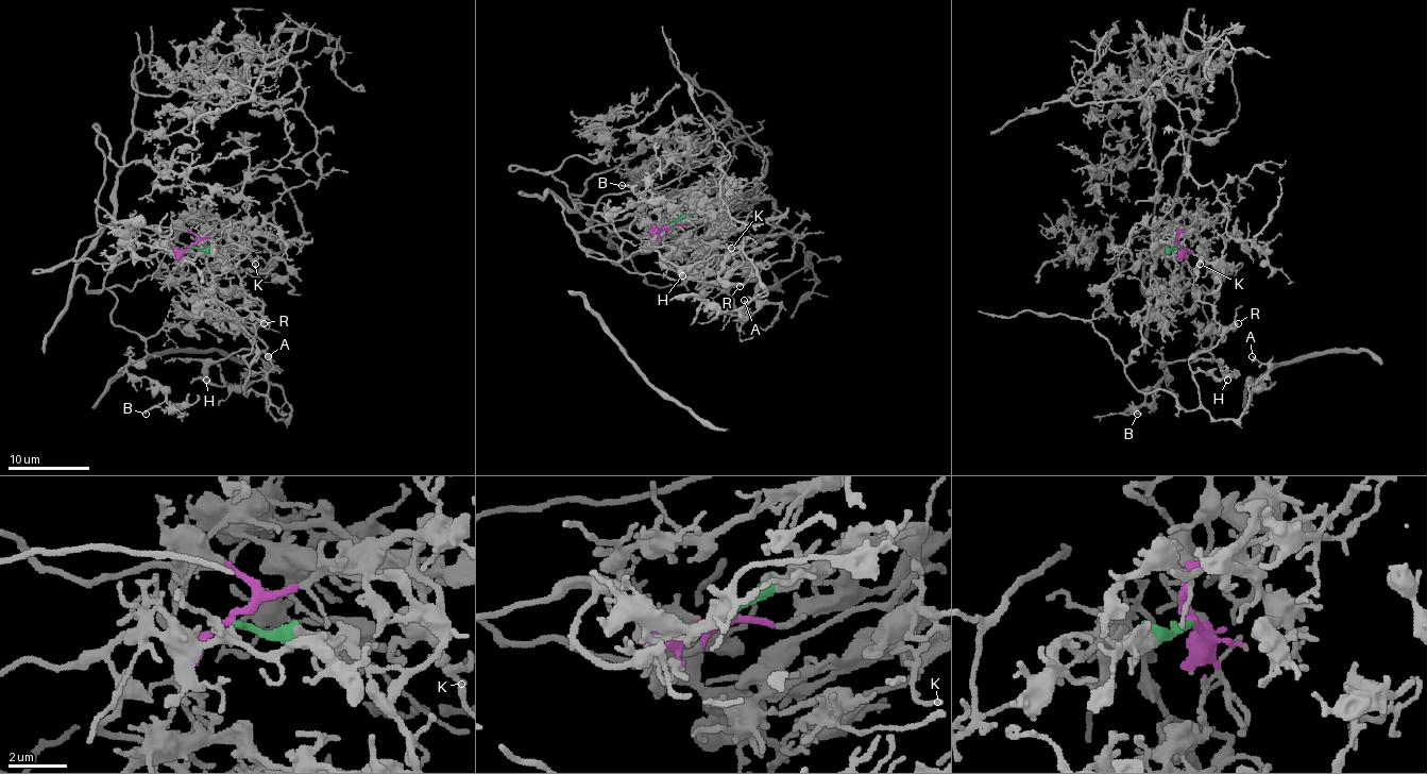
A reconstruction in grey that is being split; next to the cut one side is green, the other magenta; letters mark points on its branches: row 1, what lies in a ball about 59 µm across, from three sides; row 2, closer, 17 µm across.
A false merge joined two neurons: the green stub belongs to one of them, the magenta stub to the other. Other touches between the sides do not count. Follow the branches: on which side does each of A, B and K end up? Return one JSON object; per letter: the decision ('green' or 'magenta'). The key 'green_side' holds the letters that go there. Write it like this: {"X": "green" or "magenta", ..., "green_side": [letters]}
{"A": "green", "B": "magenta", "K": "magenta", "green_side": ["A"]}

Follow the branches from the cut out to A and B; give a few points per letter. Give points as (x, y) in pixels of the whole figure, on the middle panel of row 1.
A: (668, 225), (737, 197), (726, 172), (719, 199), (744, 223), (742, 252), (766, 293), (742, 316), (744, 300)
B: (668, 225), (596, 225), (580, 232), (588, 254), (618, 261), (602, 214), (642, 195), (621, 185)

